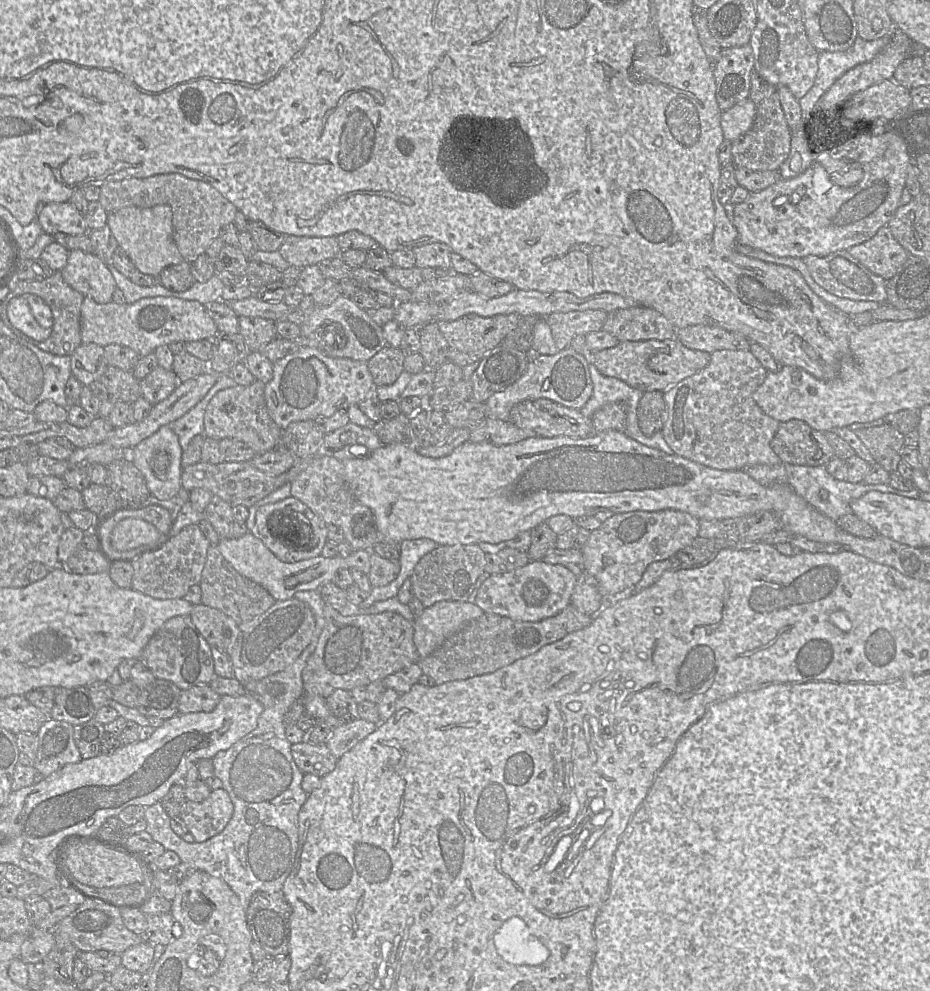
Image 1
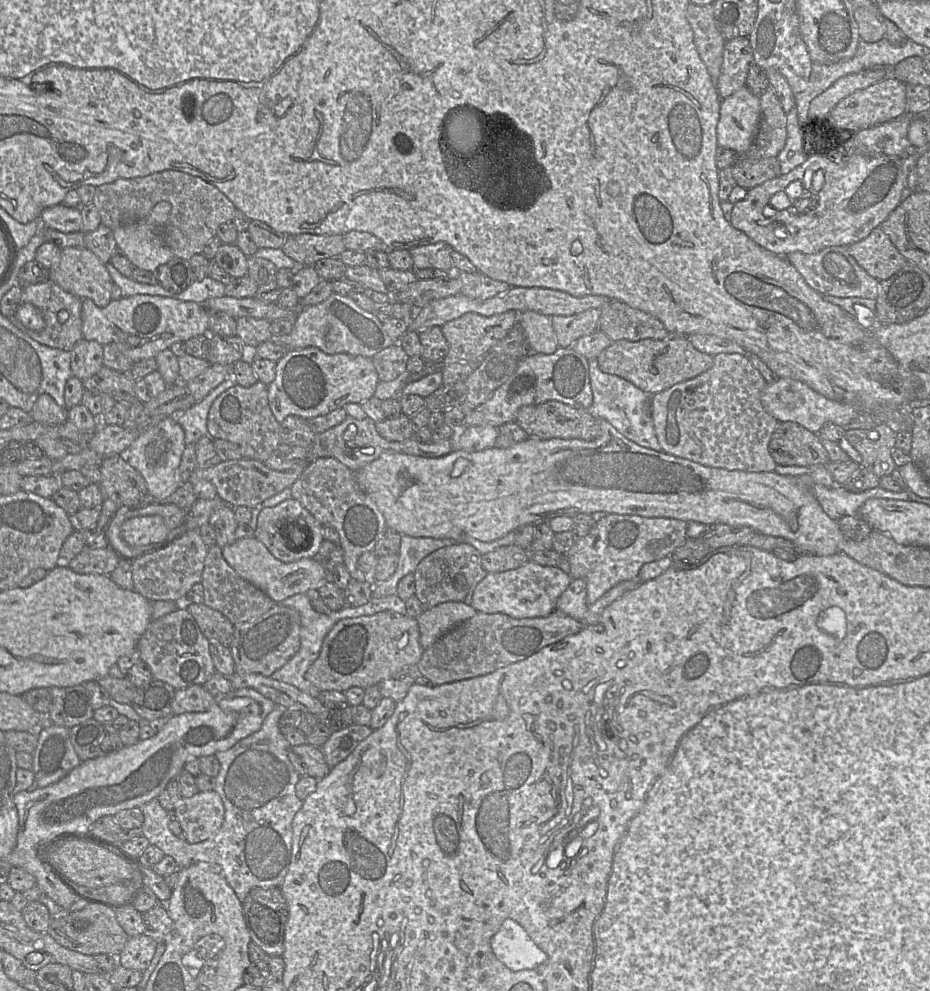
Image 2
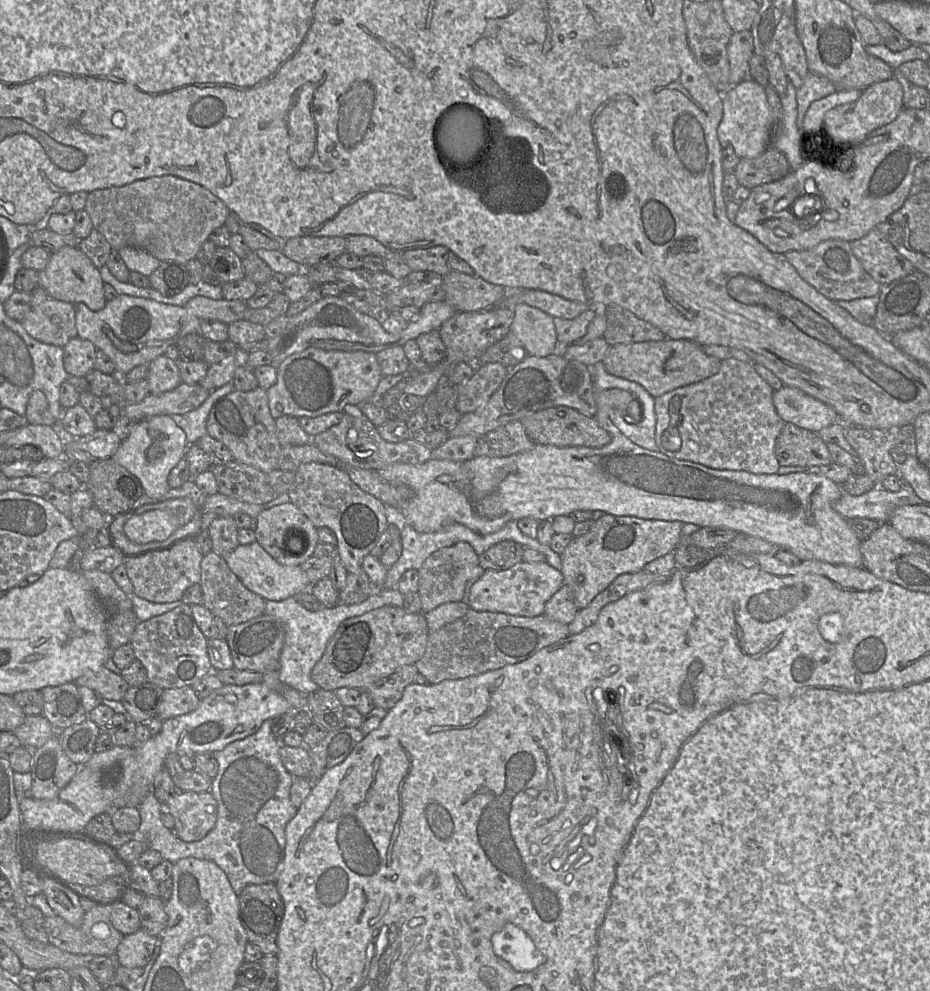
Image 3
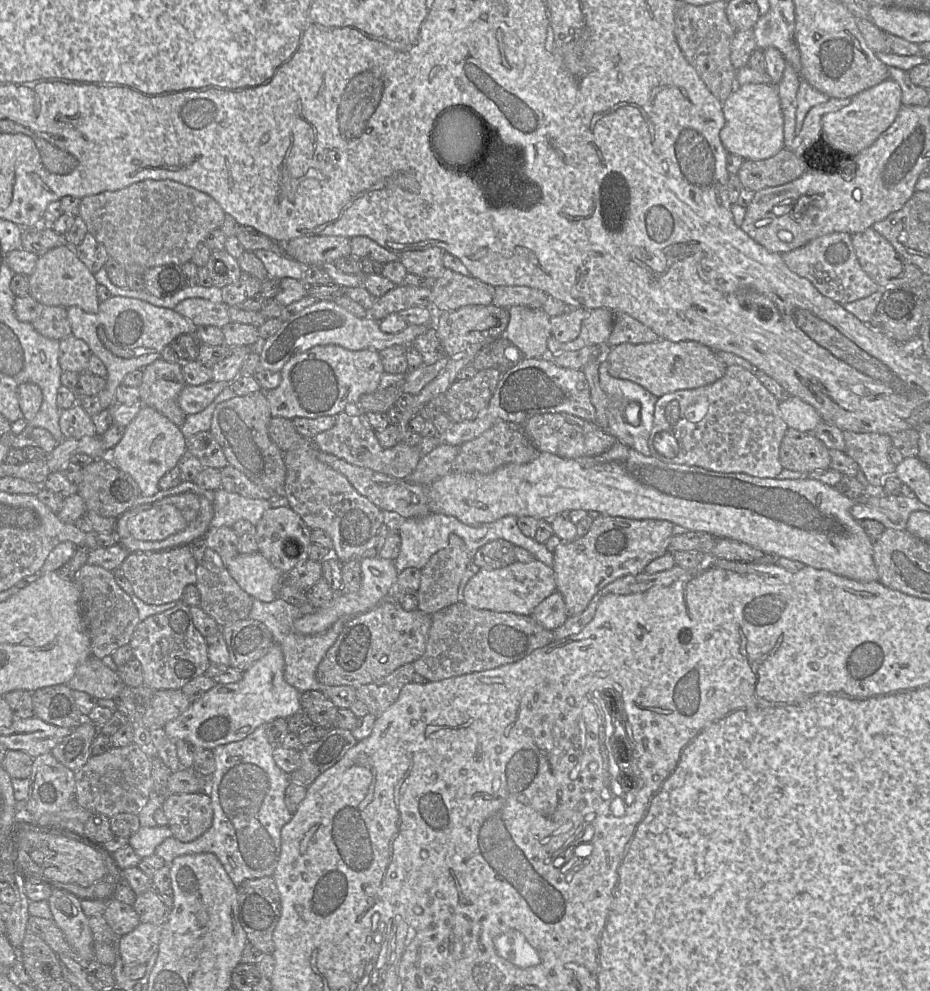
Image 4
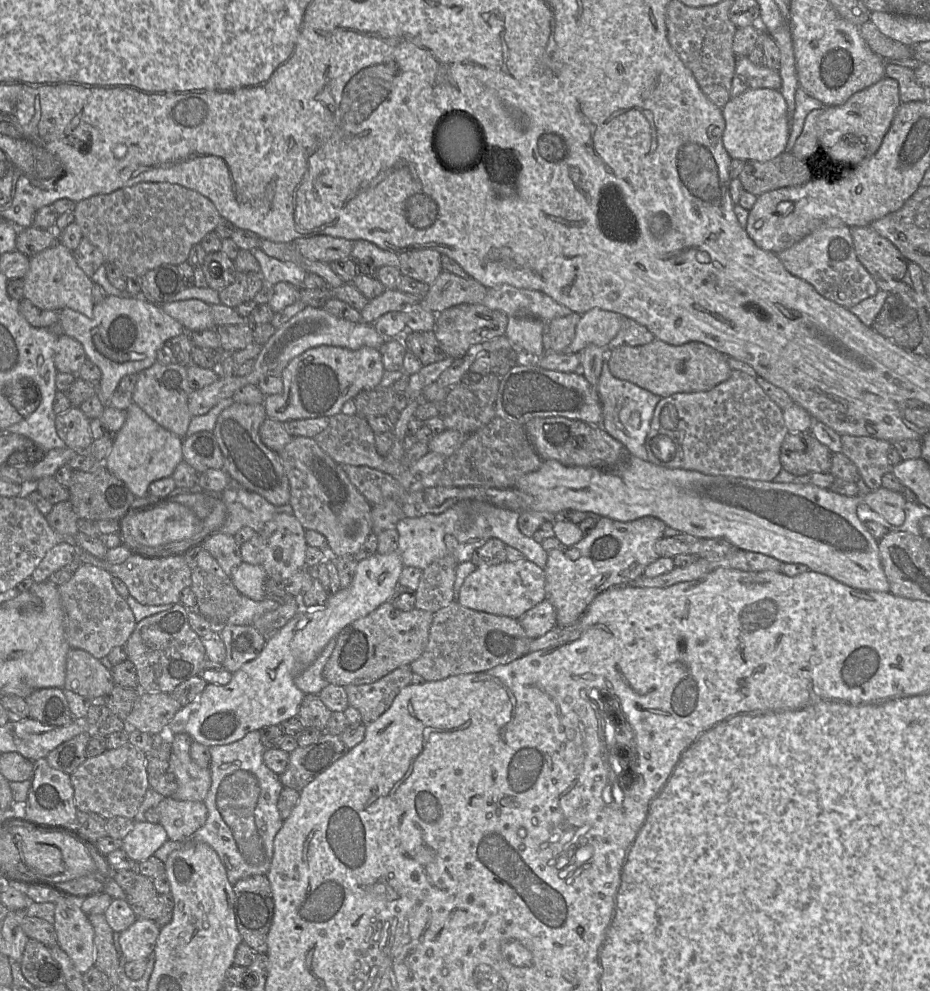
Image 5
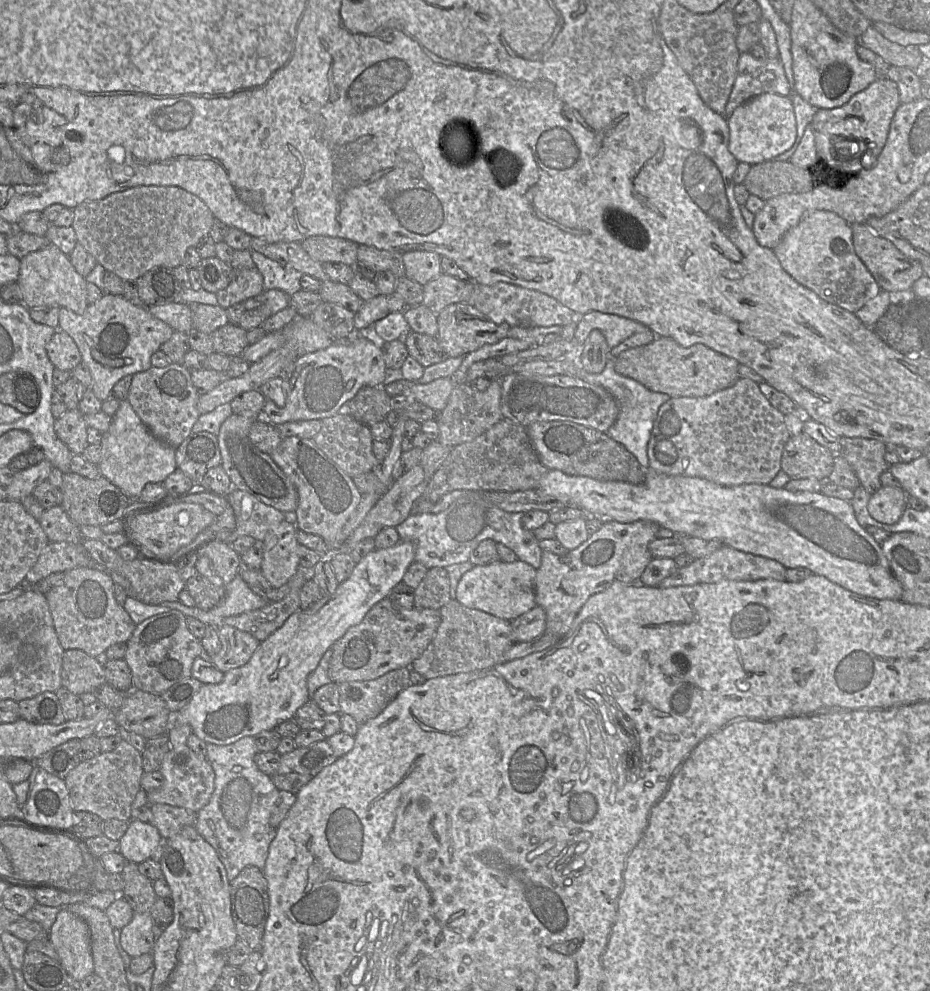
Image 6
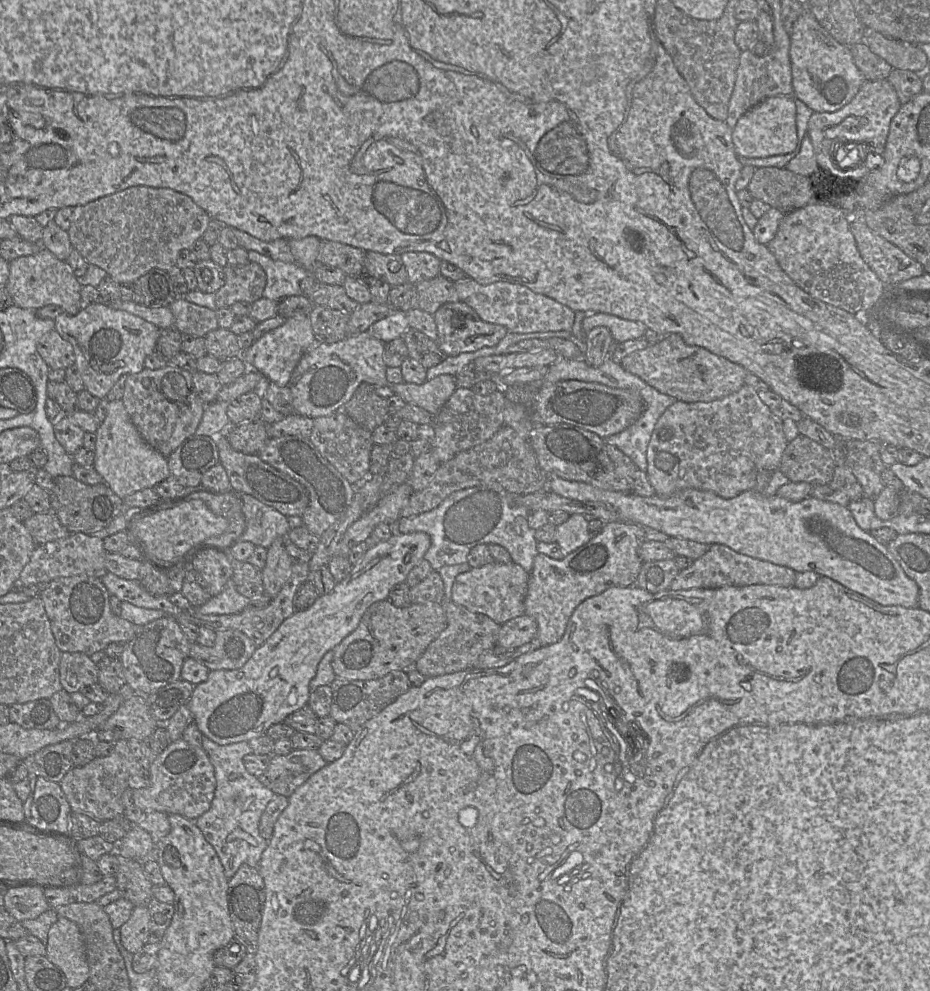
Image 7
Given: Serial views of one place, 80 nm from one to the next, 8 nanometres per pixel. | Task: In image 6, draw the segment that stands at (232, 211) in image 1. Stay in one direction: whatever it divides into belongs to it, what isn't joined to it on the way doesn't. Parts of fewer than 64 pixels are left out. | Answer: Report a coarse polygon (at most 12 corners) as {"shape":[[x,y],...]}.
{"shape":[[176,186],[73,209],[81,244],[137,280],[183,264],[215,216]]}

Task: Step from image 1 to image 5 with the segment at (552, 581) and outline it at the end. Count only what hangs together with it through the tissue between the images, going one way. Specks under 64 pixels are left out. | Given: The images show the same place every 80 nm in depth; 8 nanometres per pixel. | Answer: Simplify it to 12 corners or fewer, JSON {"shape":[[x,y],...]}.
{"shape":[[527,559],[478,566],[457,602],[518,619],[546,599]]}

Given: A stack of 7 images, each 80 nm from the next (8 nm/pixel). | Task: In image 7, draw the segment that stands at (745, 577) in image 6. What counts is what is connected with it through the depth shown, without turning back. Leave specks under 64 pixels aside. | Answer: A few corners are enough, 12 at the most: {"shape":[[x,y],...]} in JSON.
{"shape":[[712,544],[673,591],[794,586],[796,572]]}

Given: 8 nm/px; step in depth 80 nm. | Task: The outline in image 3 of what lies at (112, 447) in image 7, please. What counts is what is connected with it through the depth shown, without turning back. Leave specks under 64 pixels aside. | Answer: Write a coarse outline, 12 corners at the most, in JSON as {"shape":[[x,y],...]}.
{"shape":[[176,417],[138,421],[113,455],[151,498],[187,449]]}

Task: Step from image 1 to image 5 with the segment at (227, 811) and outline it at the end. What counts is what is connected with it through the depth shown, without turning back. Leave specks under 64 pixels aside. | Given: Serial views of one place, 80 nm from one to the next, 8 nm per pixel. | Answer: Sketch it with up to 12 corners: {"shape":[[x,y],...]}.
{"shape":[[163,797],[156,809],[172,841],[187,841],[207,819],[202,801]]}

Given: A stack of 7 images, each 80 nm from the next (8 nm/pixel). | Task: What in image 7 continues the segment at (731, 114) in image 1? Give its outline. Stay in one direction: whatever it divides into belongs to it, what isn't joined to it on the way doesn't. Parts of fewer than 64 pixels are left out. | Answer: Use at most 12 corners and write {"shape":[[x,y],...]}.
{"shape":[[769,97],[732,129],[736,155],[765,158],[797,143],[794,97]]}

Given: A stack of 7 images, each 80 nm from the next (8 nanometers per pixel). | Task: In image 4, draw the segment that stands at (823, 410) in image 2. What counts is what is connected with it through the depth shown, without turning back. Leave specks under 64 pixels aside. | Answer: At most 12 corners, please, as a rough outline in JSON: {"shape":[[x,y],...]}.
{"shape":[[789,396],[779,413],[789,428],[813,432],[822,421],[816,409]]}

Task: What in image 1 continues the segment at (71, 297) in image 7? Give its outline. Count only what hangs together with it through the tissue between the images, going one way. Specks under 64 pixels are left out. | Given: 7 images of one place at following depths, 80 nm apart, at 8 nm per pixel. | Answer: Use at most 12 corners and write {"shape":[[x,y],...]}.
{"shape":[[70,251],[60,273],[70,287],[99,304],[118,287],[94,253]]}

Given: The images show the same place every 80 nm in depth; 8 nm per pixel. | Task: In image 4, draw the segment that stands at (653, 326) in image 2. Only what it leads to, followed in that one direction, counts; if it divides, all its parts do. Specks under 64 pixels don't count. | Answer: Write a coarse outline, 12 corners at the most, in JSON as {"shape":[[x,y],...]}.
{"shape":[[614,312],[605,349],[655,342],[659,336],[630,315]]}

